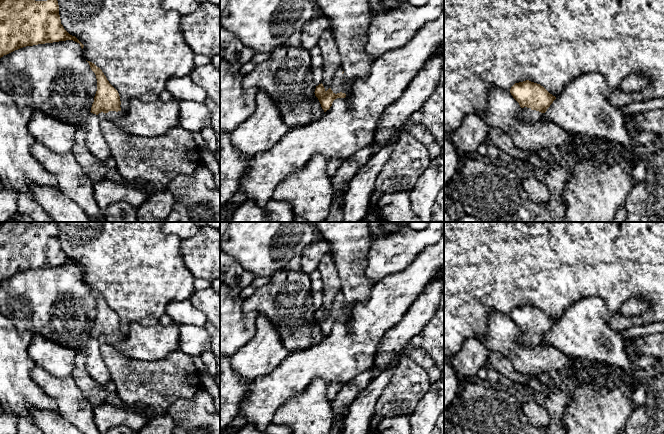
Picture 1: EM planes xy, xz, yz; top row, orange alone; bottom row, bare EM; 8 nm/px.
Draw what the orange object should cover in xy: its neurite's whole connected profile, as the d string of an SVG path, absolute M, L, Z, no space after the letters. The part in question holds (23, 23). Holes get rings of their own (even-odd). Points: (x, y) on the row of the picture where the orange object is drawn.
M0 0L0 58L26 46L66 40L73 40L79 43L82 49L84 47L84 45L75 36L70 35L61 24L57 0Z

